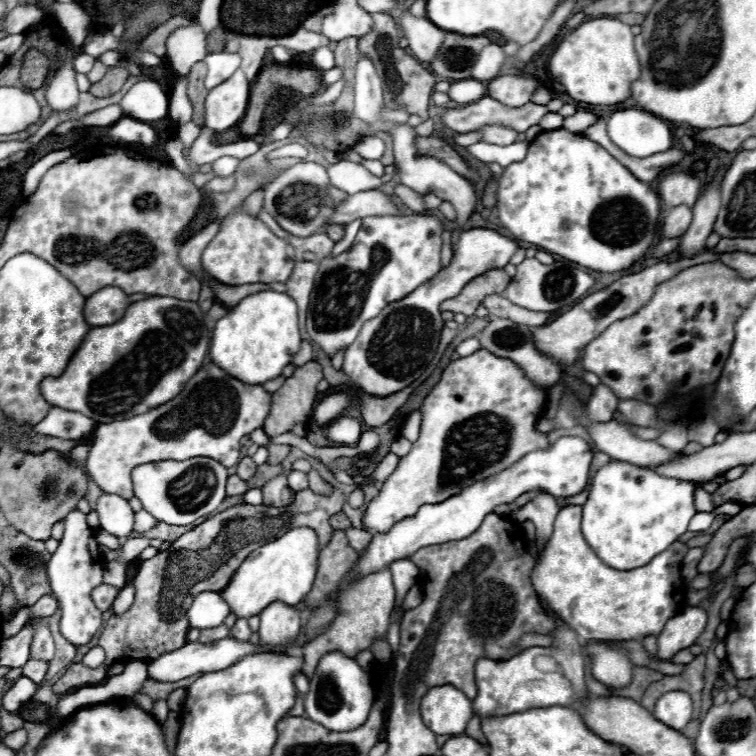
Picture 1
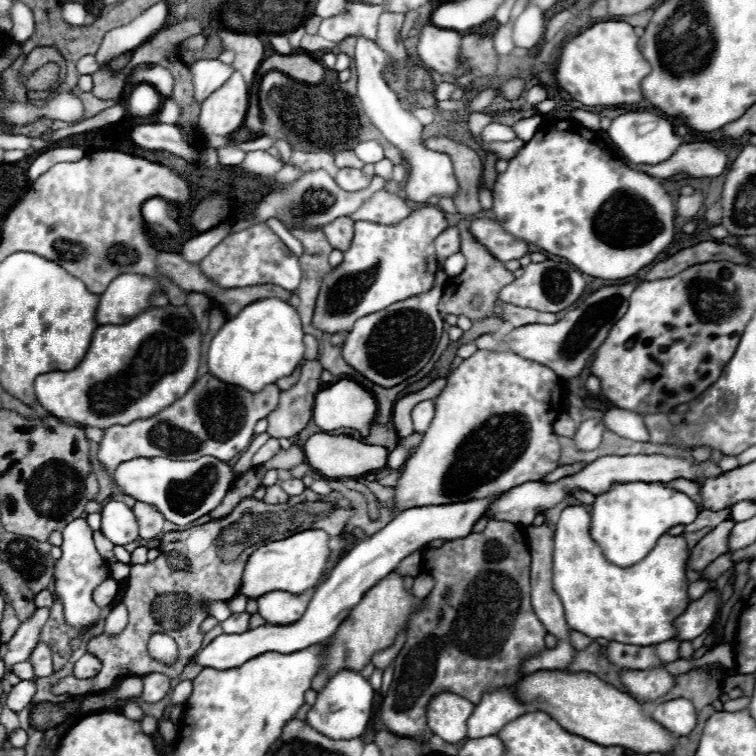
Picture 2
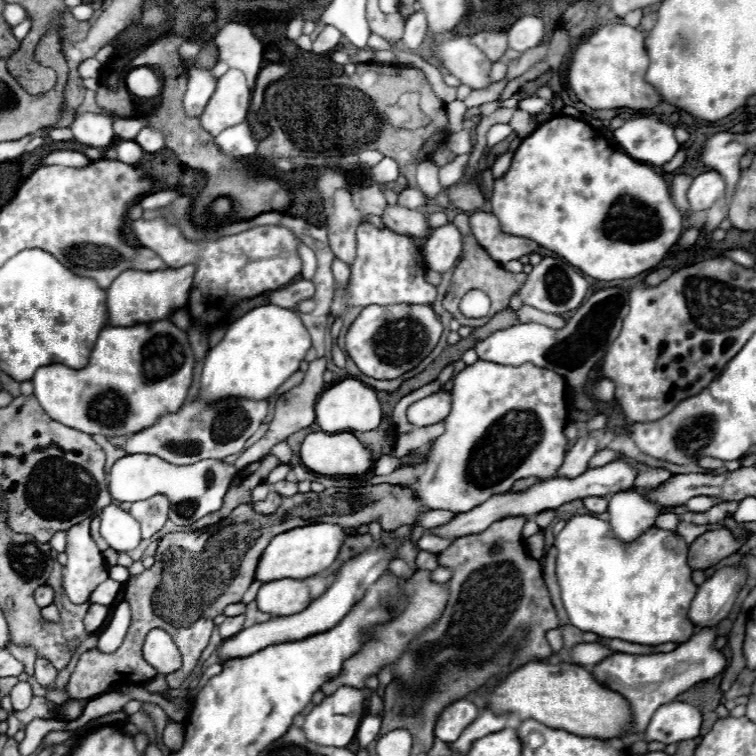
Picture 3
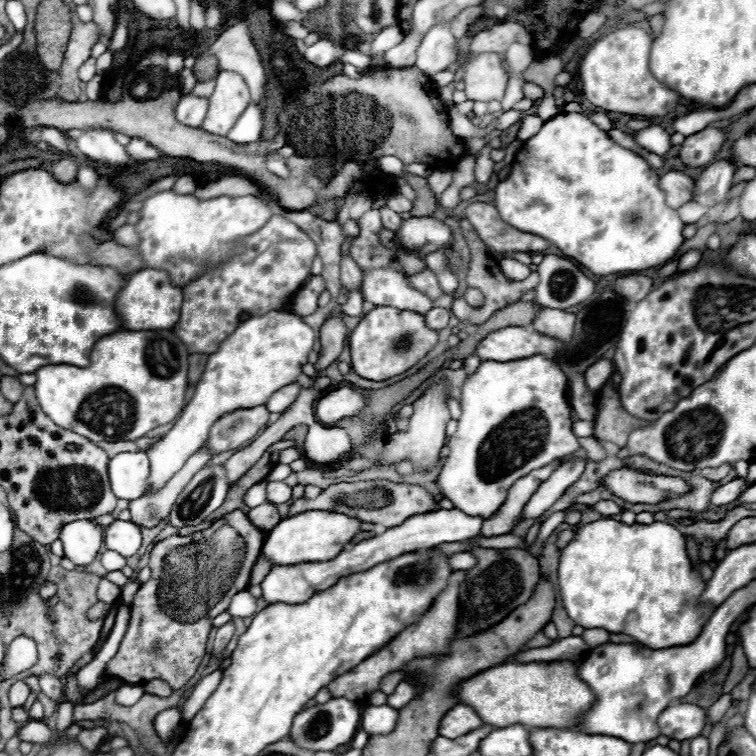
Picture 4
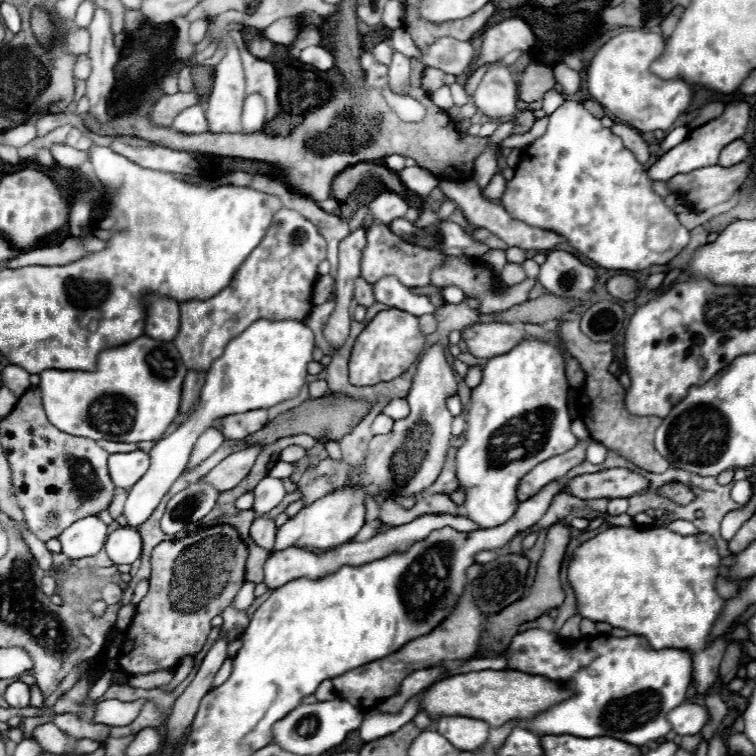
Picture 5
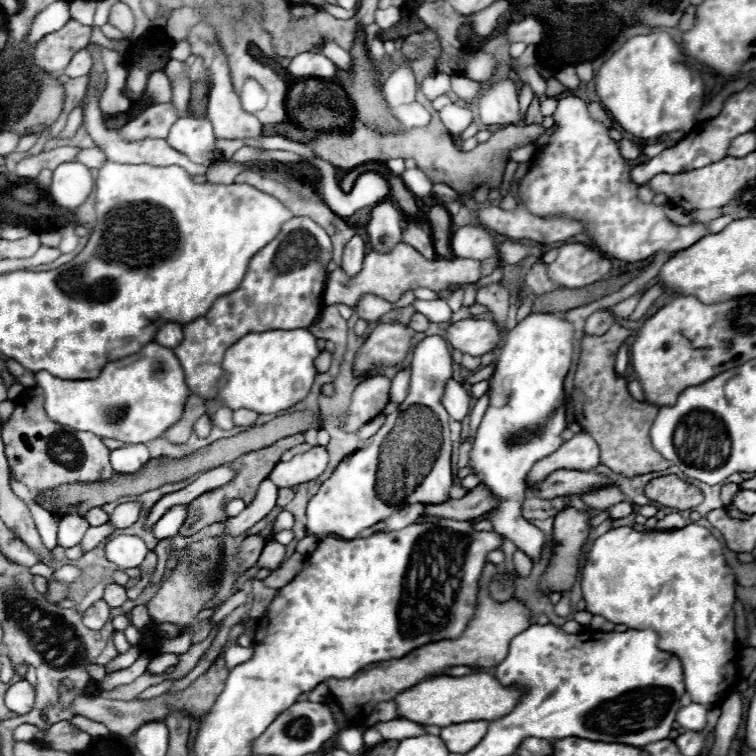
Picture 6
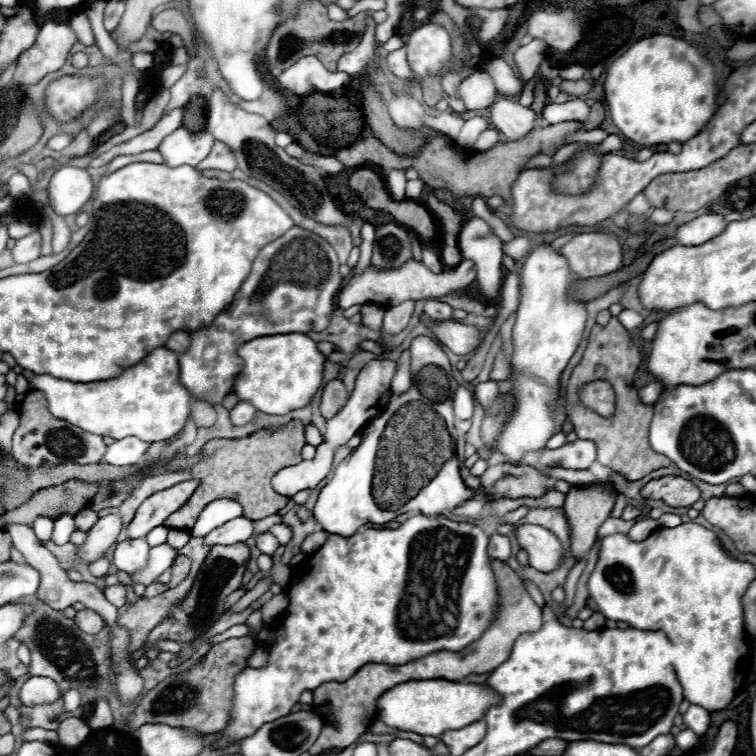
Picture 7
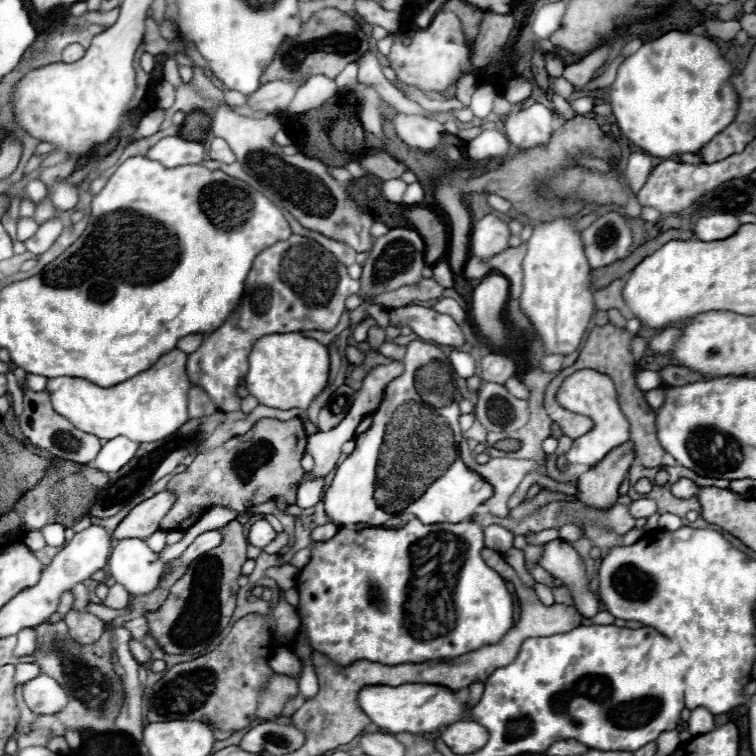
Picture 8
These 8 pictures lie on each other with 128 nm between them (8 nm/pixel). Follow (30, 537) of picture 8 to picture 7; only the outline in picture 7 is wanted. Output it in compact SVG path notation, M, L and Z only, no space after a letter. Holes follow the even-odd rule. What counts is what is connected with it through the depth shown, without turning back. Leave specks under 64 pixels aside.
M40 516L40 518L32 524L32 528L34 528L36 538L40 538L40 542L46 542L46 540L52 538L50 534L52 534L52 530L54 530L54 520L48 518L48 516Z

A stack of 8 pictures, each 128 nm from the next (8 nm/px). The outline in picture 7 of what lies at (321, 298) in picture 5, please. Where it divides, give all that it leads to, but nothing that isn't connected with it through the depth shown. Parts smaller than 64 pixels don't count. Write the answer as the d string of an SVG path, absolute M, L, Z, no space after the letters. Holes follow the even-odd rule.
M414 258L404 262L404 266L392 268L392 270L376 270L370 264L370 266L366 266L366 270L360 276L352 276L350 280L344 282L344 286L340 288L340 294L336 298L336 304L342 310L356 306L356 304L364 304L364 302L376 302L382 308L388 308L388 306L398 306L404 300L440 298L440 296L446 296L458 288L466 288L474 280L476 280L476 268L474 268L472 260L462 260L458 266L442 270L440 274L430 272L422 262L418 262Z

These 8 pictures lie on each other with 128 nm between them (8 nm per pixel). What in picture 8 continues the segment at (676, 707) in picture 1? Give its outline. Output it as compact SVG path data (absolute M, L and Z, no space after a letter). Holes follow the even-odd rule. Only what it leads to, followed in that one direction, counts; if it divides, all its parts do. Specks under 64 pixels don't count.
M696 708L690 712L690 720L688 720L688 732L694 736L706 734L714 730L714 714L706 708Z

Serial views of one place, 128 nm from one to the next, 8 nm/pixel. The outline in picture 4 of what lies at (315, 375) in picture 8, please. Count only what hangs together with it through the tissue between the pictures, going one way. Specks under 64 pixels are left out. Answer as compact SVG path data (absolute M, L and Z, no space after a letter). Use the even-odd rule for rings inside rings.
M270 310L268 314L252 316L240 322L240 326L218 346L218 350L208 356L194 396L182 410L174 428L146 452L150 458L150 486L146 494L164 488L164 484L202 446L214 420L238 408L254 408L266 404L276 390L296 382L296 378L302 374L302 364L308 362L312 346L312 328L292 312Z

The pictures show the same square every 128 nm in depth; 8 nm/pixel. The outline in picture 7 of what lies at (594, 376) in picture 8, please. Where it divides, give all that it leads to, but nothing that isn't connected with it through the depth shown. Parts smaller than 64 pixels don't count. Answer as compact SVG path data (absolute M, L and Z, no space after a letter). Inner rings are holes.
M592 382L582 388L580 392L580 402L600 416L612 416L614 412L614 390L608 382ZM574 440L556 450L544 450L538 458L538 466L588 470L594 460L596 460L596 444L592 440Z

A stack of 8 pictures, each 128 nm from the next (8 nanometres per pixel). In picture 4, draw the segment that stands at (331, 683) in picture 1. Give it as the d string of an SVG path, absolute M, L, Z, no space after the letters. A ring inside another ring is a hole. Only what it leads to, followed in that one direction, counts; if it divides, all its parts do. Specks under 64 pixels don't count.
M332 698L326 704L316 704L314 708L302 710L296 714L290 738L304 750L336 750L342 744L348 744L360 726L360 706L348 698Z

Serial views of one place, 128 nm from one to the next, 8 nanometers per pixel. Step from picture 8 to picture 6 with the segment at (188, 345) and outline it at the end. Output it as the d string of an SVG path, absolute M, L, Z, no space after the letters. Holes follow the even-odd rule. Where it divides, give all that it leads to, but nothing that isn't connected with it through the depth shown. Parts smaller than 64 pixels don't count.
M166 322L164 326L160 326L160 330L156 332L154 342L166 348L176 348L182 342L184 334L182 334L182 326L178 322Z

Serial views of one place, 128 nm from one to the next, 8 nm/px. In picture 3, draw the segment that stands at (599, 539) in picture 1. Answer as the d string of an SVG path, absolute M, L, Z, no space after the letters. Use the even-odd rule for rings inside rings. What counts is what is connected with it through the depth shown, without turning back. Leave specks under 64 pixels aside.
M620 490L608 498L608 524L612 536L622 542L634 542L644 532L648 532L660 514L664 514L664 506L650 502L638 490ZM696 496L696 498L690 498L688 502L684 502L682 506L686 506L688 512L706 512L714 506L714 500L706 498L706 496Z

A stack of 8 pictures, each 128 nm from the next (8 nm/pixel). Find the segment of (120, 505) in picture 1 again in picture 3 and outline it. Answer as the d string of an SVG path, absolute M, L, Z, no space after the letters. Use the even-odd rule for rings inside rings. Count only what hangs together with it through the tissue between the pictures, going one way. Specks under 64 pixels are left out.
M110 504L102 510L100 534L116 552L128 552L136 548L142 540L140 524L116 504Z

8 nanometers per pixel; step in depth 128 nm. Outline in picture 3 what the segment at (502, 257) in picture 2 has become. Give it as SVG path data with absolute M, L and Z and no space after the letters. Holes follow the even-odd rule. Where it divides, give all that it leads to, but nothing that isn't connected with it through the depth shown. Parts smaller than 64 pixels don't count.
M474 212L470 216L470 228L474 228L472 234L478 240L478 244L500 264L520 260L522 256L532 254L538 248L538 244L532 240L504 234L494 214Z

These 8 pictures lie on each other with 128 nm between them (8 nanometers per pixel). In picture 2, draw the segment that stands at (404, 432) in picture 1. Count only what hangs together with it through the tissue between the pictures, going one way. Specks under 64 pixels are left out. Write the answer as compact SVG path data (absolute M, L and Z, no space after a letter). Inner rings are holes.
M424 400L424 402L416 404L412 410L414 432L424 432L430 426L432 418L434 418L434 402L432 400Z

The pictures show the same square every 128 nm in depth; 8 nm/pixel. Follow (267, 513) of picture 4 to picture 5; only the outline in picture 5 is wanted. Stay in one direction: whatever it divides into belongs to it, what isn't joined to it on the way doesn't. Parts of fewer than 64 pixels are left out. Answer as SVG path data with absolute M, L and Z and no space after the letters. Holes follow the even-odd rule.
M256 516L252 526L250 526L250 538L260 548L272 550L274 548L274 538L276 538L276 524L274 524L274 520L270 520L266 516Z

